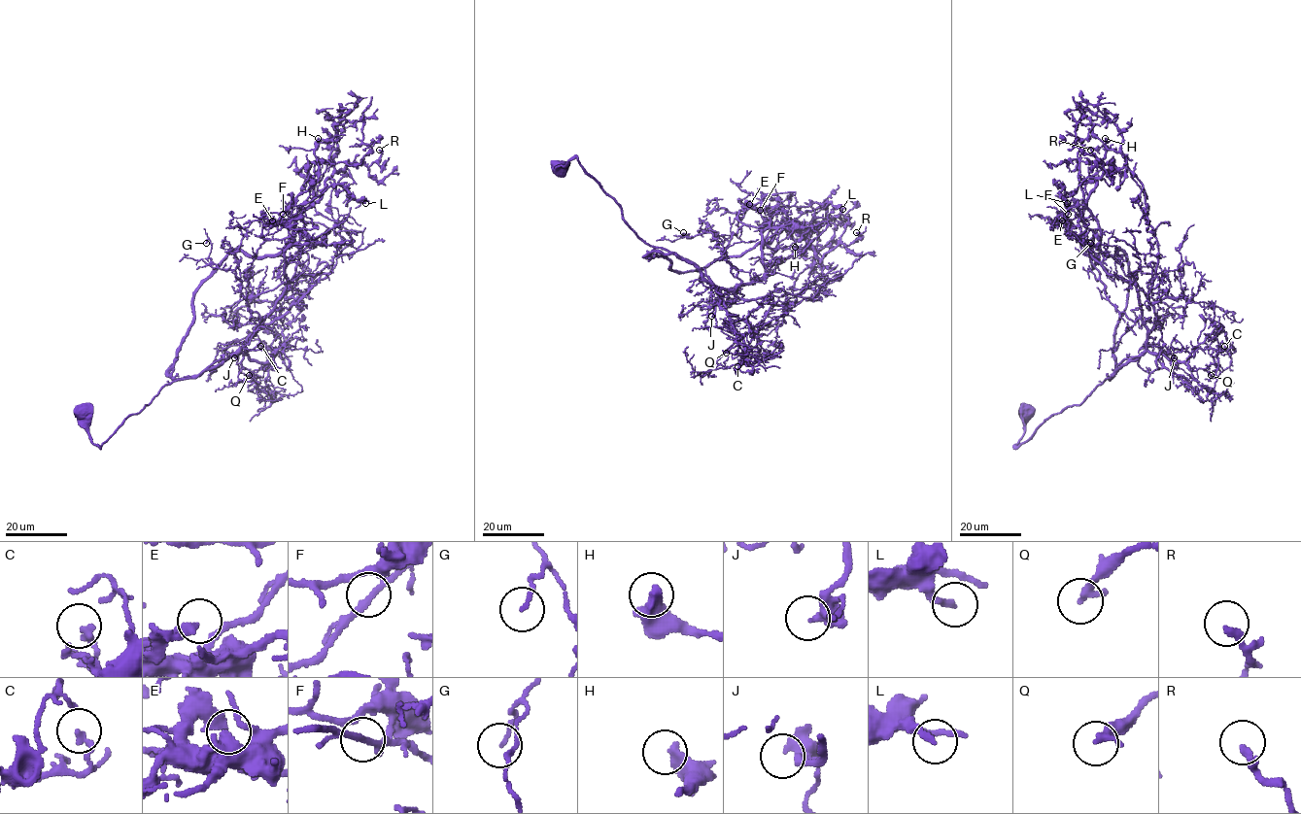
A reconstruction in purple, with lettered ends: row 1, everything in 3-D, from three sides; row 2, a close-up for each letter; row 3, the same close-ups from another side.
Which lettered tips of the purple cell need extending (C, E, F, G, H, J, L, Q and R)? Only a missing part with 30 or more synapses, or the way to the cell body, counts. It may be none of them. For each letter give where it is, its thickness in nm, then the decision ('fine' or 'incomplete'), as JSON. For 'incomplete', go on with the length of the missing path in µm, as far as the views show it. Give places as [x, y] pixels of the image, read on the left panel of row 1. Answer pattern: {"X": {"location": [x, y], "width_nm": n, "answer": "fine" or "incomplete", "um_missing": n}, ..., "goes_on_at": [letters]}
{"C": {"location": [260, 346], "width_nm": 240, "answer": "fine"}, "E": {"location": [272, 220], "width_nm": 360, "answer": "fine"}, "F": {"location": [283, 214], "width_nm": 200, "answer": "fine"}, "G": {"location": [206, 243], "width_nm": 110, "answer": "fine"}, "H": {"location": [318, 138], "width_nm": 420, "answer": "fine"}, "J": {"location": [234, 357], "width_nm": 280, "answer": "fine"}, "L": {"location": [365, 203], "width_nm": 260, "answer": "fine"}, "Q": {"location": [249, 375], "width_nm": 280, "answer": "fine"}, "R": {"location": [379, 150], "width_nm": 240, "answer": "fine"}, "goes_on_at": []}

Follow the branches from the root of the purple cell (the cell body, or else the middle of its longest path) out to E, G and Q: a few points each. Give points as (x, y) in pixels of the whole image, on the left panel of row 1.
E: (79, 413), (100, 446), (164, 386), (231, 356), (288, 284), (291, 237), (272, 220)
G: (79, 413), (100, 446), (164, 386), (212, 369), (256, 331), (263, 319), (206, 243)
Q: (79, 413), (89, 438), (100, 446), (174, 380), (197, 377), (238, 352), (272, 363), (249, 375)

